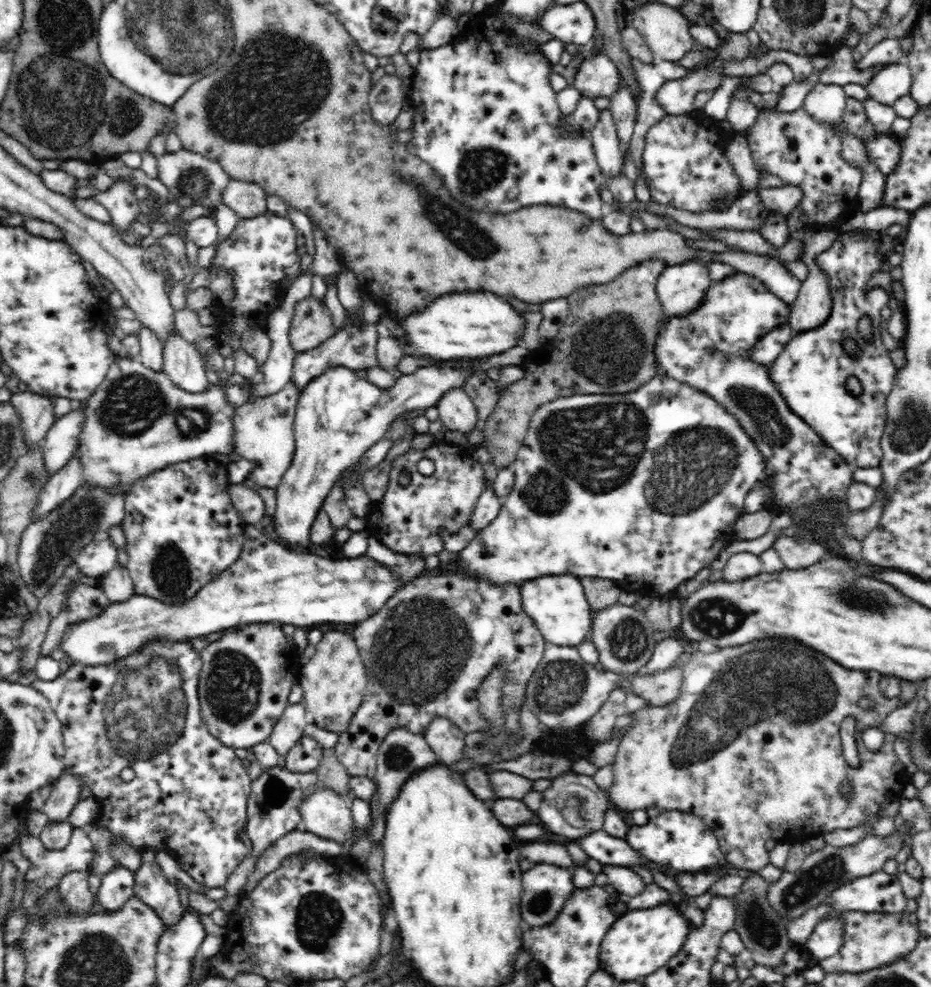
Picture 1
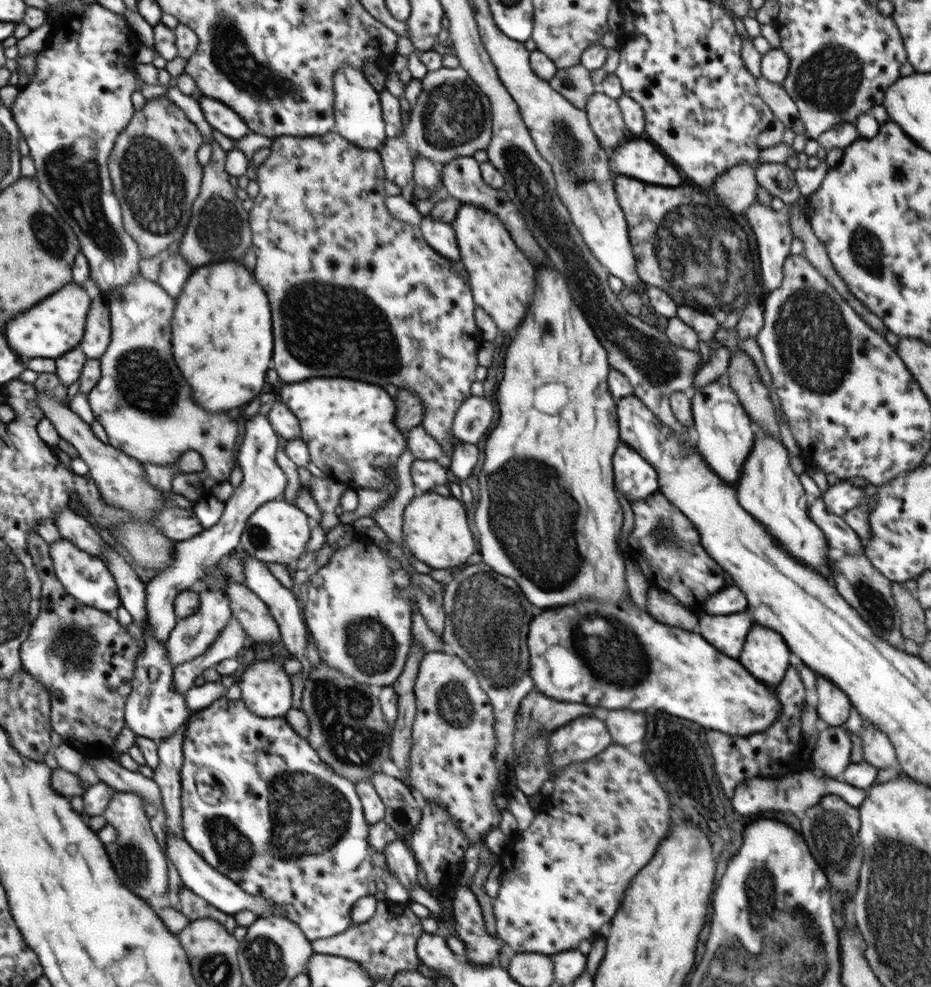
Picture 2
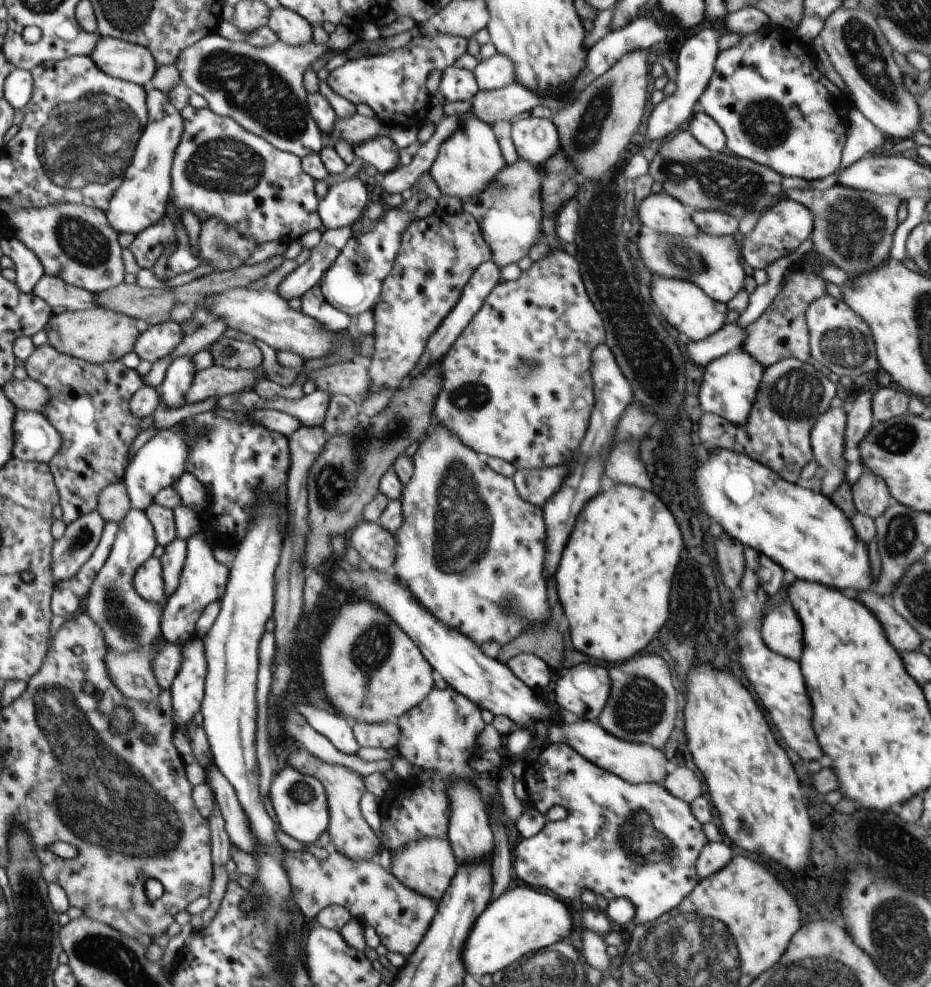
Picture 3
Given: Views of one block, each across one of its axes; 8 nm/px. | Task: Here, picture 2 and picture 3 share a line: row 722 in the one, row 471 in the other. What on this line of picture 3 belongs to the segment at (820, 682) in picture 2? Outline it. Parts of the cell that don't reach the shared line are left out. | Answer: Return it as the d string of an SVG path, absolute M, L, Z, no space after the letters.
M830 407L818 417L810 433L813 458L820 466L822 478L819 491L829 498L842 484L848 467L844 459L846 423L847 407Z

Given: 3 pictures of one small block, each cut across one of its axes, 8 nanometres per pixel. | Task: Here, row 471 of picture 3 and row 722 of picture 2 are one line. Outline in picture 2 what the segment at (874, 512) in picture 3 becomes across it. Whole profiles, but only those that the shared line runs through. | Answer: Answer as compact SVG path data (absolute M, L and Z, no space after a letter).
M864 720L862 727L863 730L859 736L862 739L865 762L874 765L878 771L891 767L897 770L897 756L889 737L880 728L876 728L872 722Z

